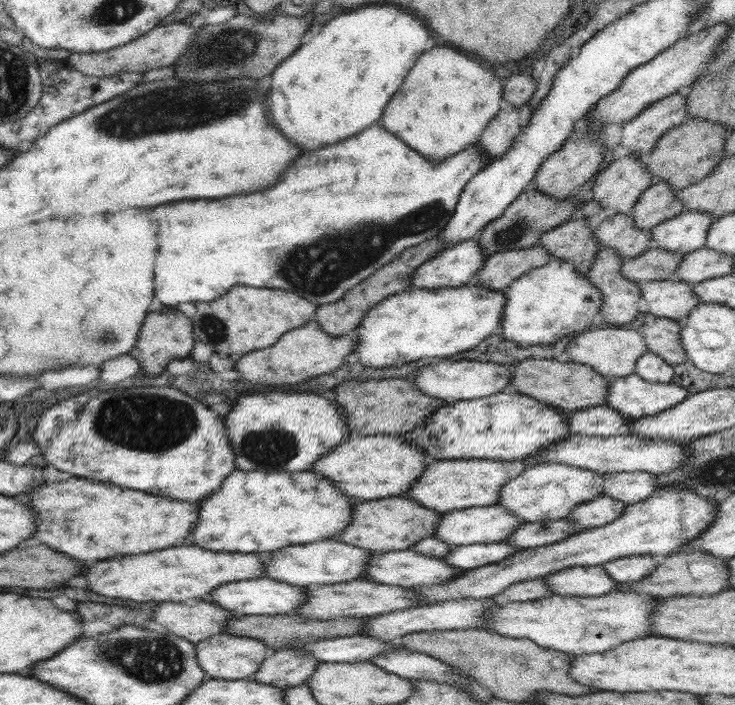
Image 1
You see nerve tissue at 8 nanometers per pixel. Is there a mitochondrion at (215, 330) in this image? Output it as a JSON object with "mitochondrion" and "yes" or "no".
{"mitochondrion":"yes"}

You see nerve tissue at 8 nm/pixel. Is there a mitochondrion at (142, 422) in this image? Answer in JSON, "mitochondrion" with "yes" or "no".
{"mitochondrion":"yes"}

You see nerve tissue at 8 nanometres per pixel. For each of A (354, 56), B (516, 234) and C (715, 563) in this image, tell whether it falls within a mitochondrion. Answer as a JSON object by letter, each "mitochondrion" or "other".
{"A":"mitochondrion","B":"mitochondrion","C":"other"}

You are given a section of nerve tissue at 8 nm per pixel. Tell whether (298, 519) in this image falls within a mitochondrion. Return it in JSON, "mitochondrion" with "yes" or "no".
{"mitochondrion":"no"}

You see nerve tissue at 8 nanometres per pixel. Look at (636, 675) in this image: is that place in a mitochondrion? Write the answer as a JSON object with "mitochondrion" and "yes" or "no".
{"mitochondrion":"no"}

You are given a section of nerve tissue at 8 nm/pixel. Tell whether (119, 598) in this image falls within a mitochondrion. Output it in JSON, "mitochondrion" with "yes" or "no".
{"mitochondrion":"no"}

